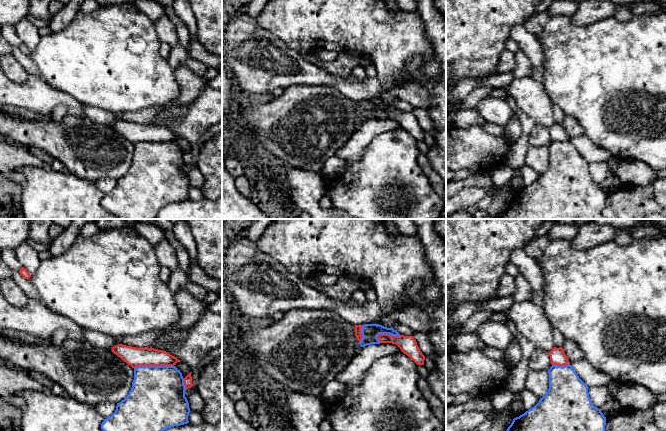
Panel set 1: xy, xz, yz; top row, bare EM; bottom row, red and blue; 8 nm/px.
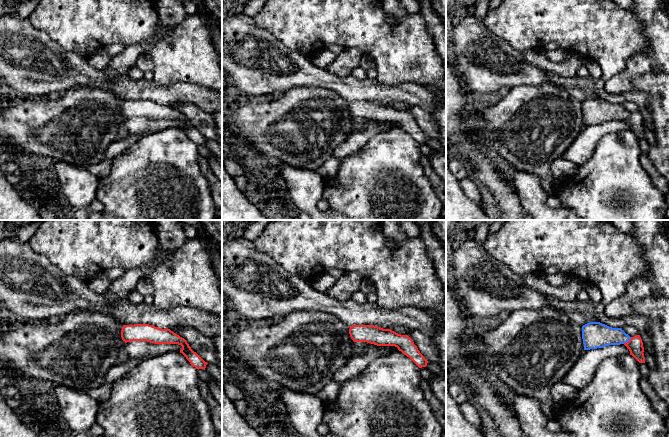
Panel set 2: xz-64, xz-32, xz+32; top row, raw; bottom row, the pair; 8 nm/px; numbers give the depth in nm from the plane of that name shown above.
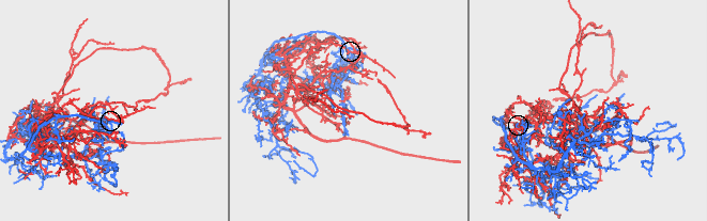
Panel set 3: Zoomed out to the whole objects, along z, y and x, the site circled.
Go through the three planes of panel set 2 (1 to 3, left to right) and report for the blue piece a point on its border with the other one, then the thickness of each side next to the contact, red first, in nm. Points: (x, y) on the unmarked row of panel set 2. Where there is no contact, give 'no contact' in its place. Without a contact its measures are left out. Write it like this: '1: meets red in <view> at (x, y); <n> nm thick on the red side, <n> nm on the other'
1: no contact
2: no contact
3: meets red in xz+32 at (628, 117); 130 nm thick on the red side, 200 nm on the other

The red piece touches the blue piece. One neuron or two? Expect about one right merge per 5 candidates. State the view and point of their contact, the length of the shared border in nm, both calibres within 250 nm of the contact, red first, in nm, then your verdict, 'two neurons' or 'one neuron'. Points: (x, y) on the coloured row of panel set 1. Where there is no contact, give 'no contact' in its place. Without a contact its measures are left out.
xy (153, 365) | 320 nm | 150/440 nm | two neurons

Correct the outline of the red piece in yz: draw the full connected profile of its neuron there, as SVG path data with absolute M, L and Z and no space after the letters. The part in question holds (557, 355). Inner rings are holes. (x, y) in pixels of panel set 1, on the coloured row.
M554 347L550 352L549 352L550 360L552 365L558 365L558 366L566 366L570 364L568 361L565 352L563 348L556 348Z

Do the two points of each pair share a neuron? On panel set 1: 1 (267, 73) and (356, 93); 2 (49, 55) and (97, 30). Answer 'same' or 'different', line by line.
1: same
2: same

